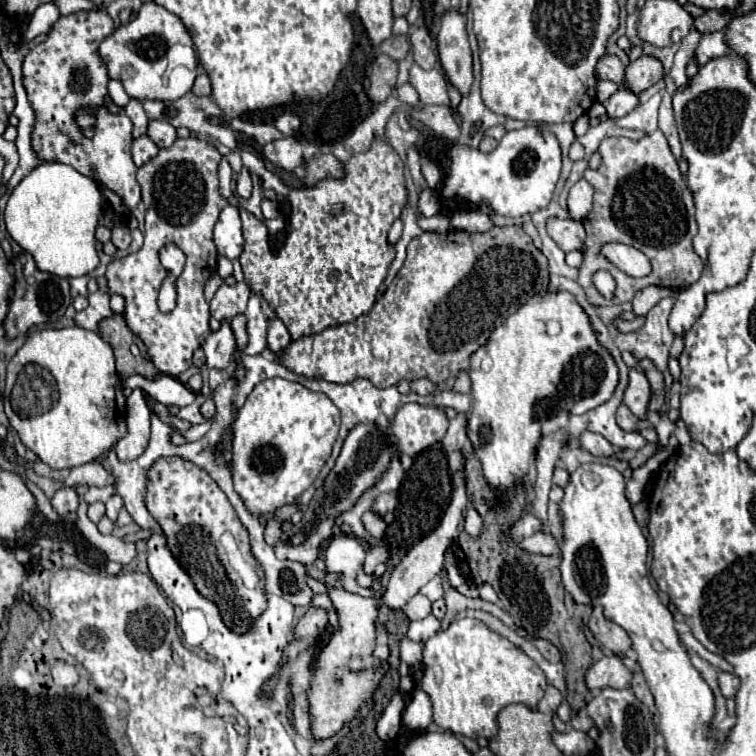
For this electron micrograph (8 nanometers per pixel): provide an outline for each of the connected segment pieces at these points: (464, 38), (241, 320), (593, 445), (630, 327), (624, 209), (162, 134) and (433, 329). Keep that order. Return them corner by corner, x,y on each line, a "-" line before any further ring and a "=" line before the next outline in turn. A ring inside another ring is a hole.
450,9
442,15
442,25
438,33
438,57
440,63
462,95
468,93
472,85
472,51
468,45
468,33
464,27
464,15
=
236,315
232,319
232,331
234,331
234,337
236,337
238,351
242,351
246,347
246,317
244,315
=
586,431
586,433
580,435
580,447
586,449
586,451
590,451
592,455
604,455
604,457
610,457
610,455
618,453
618,457
622,457
622,451
620,451
620,449
616,449
614,445
610,445
602,435
590,433
590,431
=
636,317
634,321
624,321
624,319
614,319
614,325
620,333
632,333
638,331
644,325
644,317
=
662,131
644,135
640,141
630,141
626,137
604,139
600,153
594,153
584,179
594,187
594,207
592,213
582,221
586,227
586,251
584,263
578,273
578,283
592,305
622,305
632,301
636,291
648,285
660,285
674,291
690,287
702,275
702,259
692,249
692,239
696,235
694,221
694,201
692,193
678,169
666,137
-
602,153
602,165
600,165
-
600,165
600,169
596,169
-
624,243
642,251
650,263
652,273
642,279
630,279
630,275
618,271
610,261
600,255
602,245
-
604,269
616,281
616,291
610,301
606,301
594,287
592,275
=
150,121
148,137
158,147
170,147
176,141
176,129
172,125
166,125
166,121
=
494,227
488,233
422,233
410,241
404,267
368,315
358,317
354,323
344,323
316,335
300,337
298,341
290,341
276,359
280,359
280,363
296,375
324,379
338,385
346,385
358,377
366,377
380,389
398,385
402,379
430,379
434,385
440,385
452,381
460,371
468,369
472,353
486,345
490,333
502,325
506,317
516,313
528,297
546,291
546,285
548,259
534,247
522,227

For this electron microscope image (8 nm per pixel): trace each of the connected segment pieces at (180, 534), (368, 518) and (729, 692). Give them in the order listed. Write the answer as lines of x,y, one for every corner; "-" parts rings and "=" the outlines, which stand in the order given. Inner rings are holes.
170,457
156,461
150,469
146,507
162,527
170,551
194,579
196,589
220,605
230,629
244,633
266,609
264,575
250,553
248,533
226,495
206,471
180,457
=
364,513
362,515
362,525
366,525
366,531
372,535
372,537
382,537
384,535
384,531
386,531
386,523
382,521
382,517
380,515
376,515
376,513
=
718,673
718,685
720,685
722,695
728,699
728,697
736,695
740,679
736,675
732,675
732,673

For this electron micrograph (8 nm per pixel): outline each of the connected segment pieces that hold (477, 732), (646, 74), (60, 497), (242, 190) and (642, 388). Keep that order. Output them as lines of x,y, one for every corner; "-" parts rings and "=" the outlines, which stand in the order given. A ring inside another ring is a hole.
478,619
454,621
446,631
436,633
424,643
424,677
420,689
432,701
432,721
452,733
494,739
498,711
512,703
536,709
546,687
542,669
514,643
490,631
=
642,55
626,67
622,85
626,85
626,89
634,89
634,93
642,93
644,89
658,83
662,77
664,77
662,63
654,57
=
62,487
60,491
56,491
56,495
52,497
52,507
58,515
68,515
72,511
78,509
78,495
72,487
=
244,167
244,169
240,171
240,175
238,175
236,191
238,191
238,195
240,195
240,197
244,197
244,199
248,199
248,197
250,197
250,193
252,193
252,181
250,181
250,173
248,173
248,169
246,169
246,167
=
630,369
630,383
624,393
624,405
640,419
646,419
648,413
648,401
650,401
650,385
642,371

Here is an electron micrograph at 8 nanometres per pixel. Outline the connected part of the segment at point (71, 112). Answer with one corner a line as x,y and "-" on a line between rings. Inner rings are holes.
92,9
92,11
80,11
68,17
60,17
54,25
54,29
48,33
48,37
38,43
34,49
28,51
24,57
22,73
24,73
24,87
28,93
28,99
36,111
36,125
32,133
32,147
34,151
44,159
44,161
60,161
66,165
72,165
80,173
98,179
100,185
112,189
122,197
122,203
128,205
128,209
134,209
140,203
140,187
136,183
136,171
138,167
132,161
130,147
132,147
132,123
126,115
110,115
104,97
106,97
106,67
102,59
98,57
98,43
108,37
114,31
114,21
110,15
102,9
-
90,105
96,111
96,135
92,139
86,139
80,129
74,125
76,111
80,107

